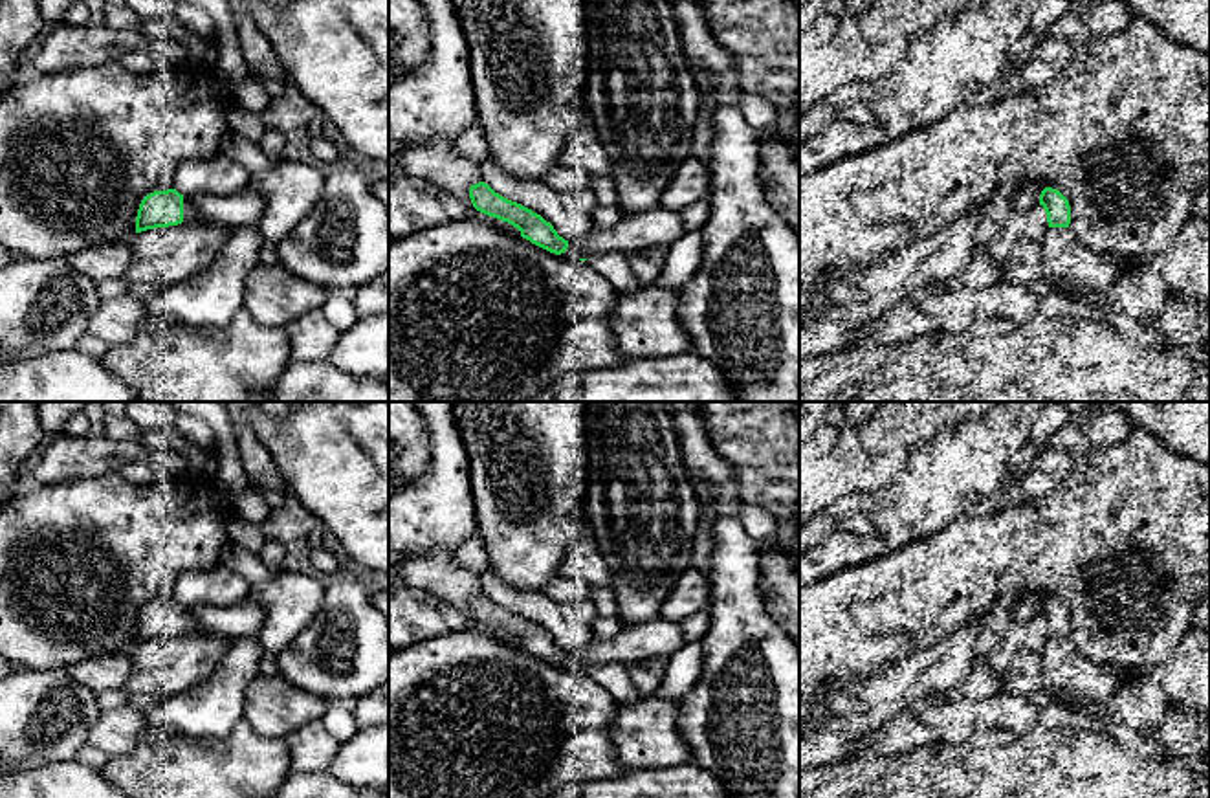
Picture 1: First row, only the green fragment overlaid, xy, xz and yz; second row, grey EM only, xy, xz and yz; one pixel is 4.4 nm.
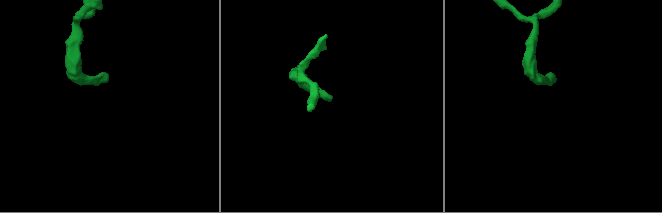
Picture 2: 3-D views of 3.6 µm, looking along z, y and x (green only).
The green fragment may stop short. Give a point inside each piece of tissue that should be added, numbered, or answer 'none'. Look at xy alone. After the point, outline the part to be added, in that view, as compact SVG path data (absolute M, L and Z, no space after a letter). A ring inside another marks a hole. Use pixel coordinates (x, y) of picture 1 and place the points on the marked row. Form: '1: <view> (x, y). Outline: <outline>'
1: xy (189, 211). Outline: M183 196L183 222L207 220L207 216L194 207L191 198Z

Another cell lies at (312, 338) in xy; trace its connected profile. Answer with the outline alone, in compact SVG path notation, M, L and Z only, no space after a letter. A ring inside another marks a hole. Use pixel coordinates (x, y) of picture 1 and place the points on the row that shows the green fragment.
M321 308L290 321L284 332L288 336L290 358L297 361L328 361L341 334Z

